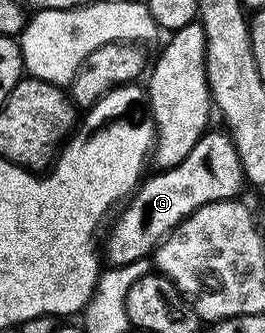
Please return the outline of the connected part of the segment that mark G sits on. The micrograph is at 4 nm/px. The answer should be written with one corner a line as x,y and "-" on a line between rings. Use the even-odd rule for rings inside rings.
209,131
182,164
157,173
158,176
150,176
137,189
136,195
124,208
126,210
119,218
109,242
107,239
104,254
111,267
122,268
149,259
165,238
194,212
239,195
240,186
246,182
246,167
241,164
231,135
222,132

